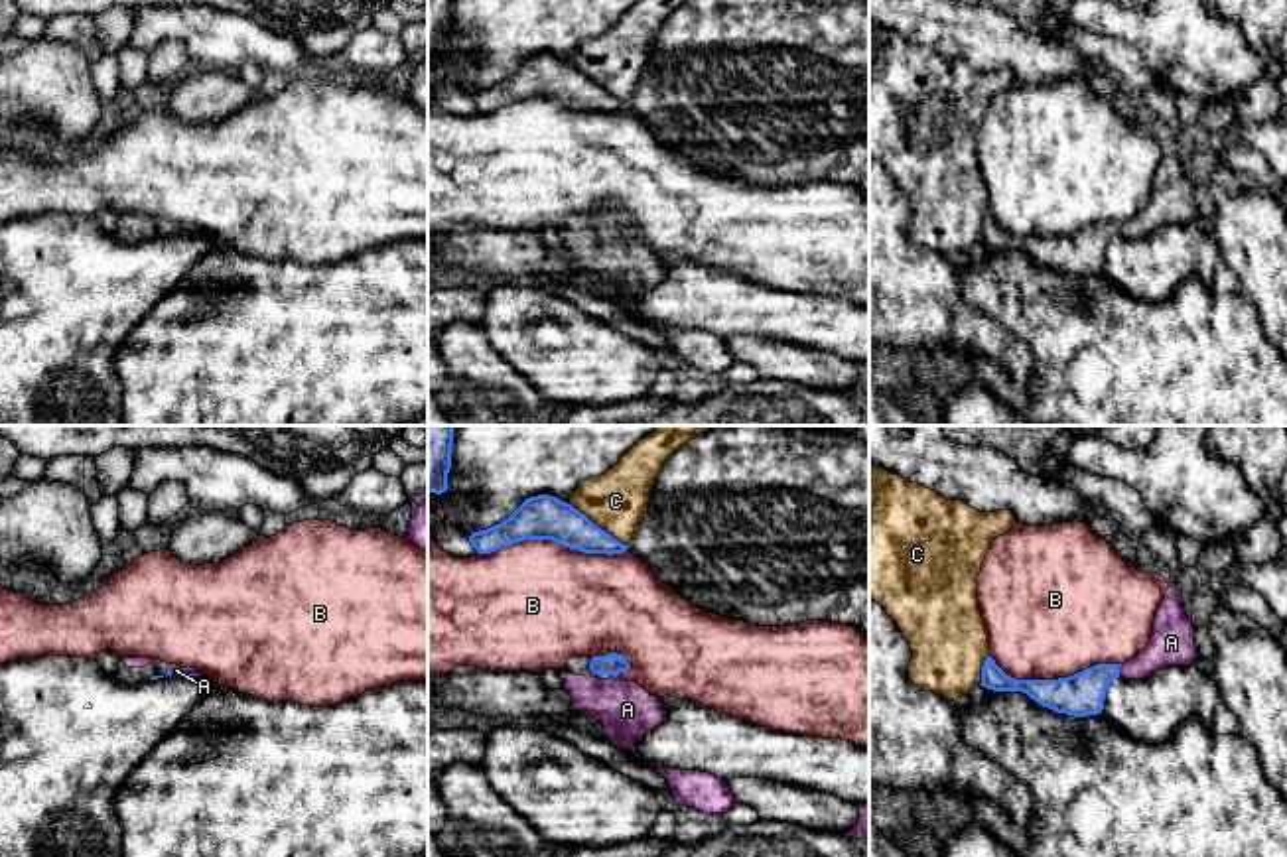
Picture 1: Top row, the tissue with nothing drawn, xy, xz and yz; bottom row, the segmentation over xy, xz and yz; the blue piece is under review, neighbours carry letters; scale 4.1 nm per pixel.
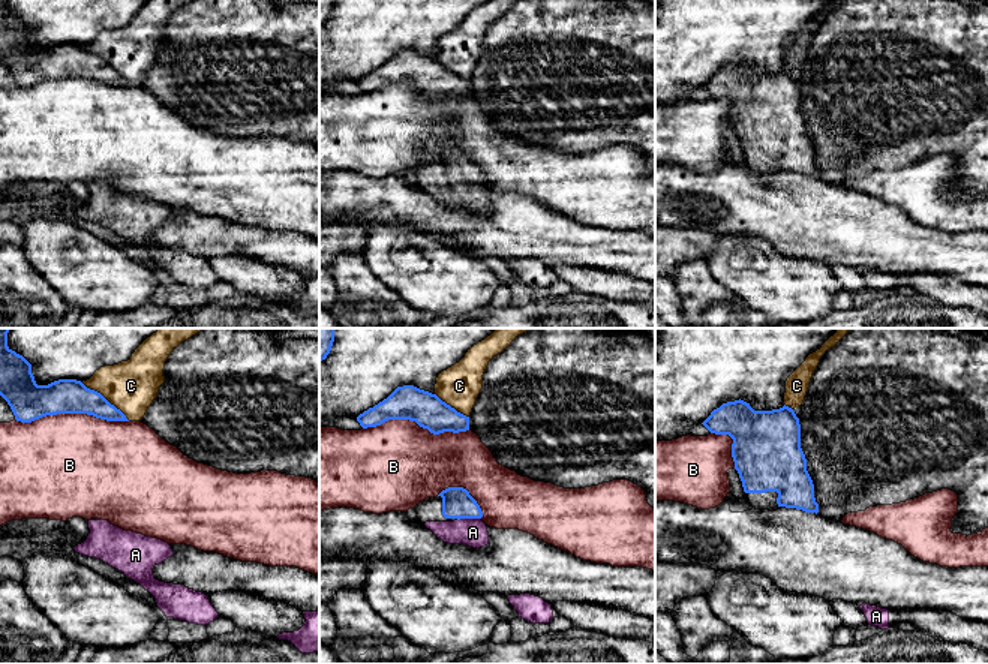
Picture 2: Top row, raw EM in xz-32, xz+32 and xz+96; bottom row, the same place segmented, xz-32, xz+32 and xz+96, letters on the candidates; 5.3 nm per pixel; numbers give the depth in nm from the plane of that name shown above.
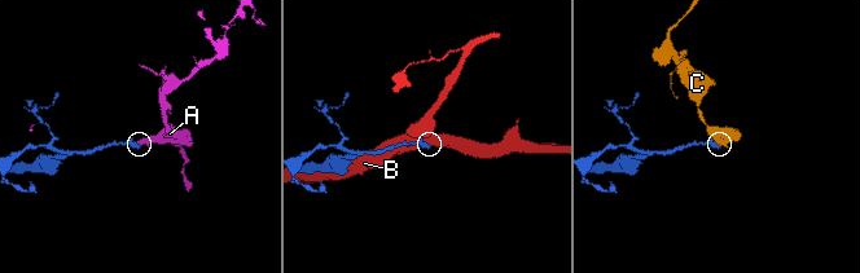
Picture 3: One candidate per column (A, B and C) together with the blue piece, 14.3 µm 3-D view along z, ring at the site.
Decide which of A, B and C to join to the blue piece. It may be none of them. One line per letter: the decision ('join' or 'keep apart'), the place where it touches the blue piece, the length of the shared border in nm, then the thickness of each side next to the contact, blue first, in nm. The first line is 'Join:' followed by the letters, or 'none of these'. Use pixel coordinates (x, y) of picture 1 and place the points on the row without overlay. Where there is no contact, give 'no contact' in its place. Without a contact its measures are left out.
Join: A
A: join; meets blue in yz at (1118, 229); contact 50 nm long; 180 nm thick on the blue side, 180 nm on the other
B: keep apart; meets blue in xz at (550, 97); contact 600 nm long; 180 nm thick on the blue side, 480 nm on the other
C: keep apart; meets blue in xz at (594, 83); contact 300 nm long; 180 nm thick on the blue side, 240 nm on the other

